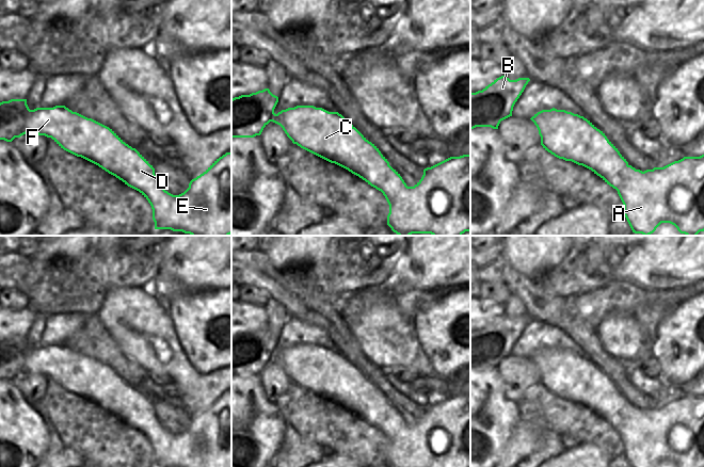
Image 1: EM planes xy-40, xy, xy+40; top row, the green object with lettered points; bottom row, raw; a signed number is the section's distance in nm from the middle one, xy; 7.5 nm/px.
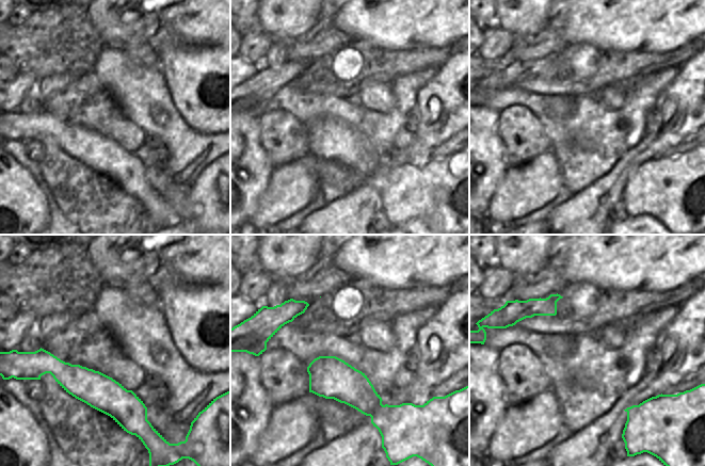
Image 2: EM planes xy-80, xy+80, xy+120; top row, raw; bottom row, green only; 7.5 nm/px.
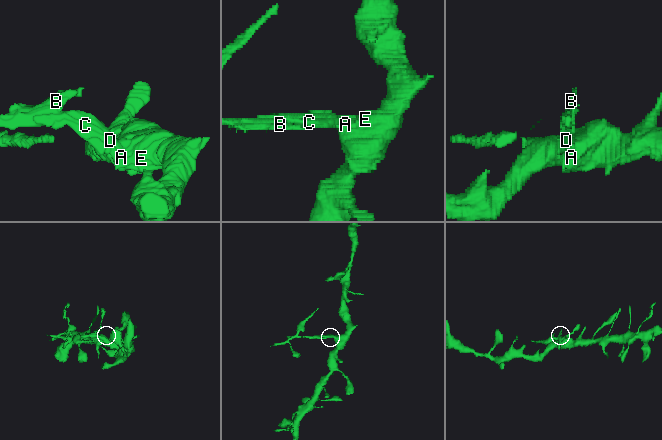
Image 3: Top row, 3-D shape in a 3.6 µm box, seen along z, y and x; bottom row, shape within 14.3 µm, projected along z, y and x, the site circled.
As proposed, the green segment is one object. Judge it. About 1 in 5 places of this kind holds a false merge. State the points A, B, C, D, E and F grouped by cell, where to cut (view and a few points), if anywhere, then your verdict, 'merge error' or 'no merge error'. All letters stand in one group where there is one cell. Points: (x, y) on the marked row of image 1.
A E / B C D F; cut in xy-40 along (152, 165), (147, 188), (150, 205); merge error

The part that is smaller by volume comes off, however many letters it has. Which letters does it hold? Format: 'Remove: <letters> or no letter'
Remove: B, C, D, F

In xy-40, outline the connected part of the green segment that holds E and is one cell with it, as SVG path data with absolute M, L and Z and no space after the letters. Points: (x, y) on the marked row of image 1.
M231 151L217 159L203 174L192 179L189 188L179 195L169 193L158 181L155 168L150 166L150 194L155 229L171 229L191 236L229 236L231 234Z

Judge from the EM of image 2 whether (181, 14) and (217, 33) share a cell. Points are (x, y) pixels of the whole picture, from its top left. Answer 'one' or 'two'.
one

